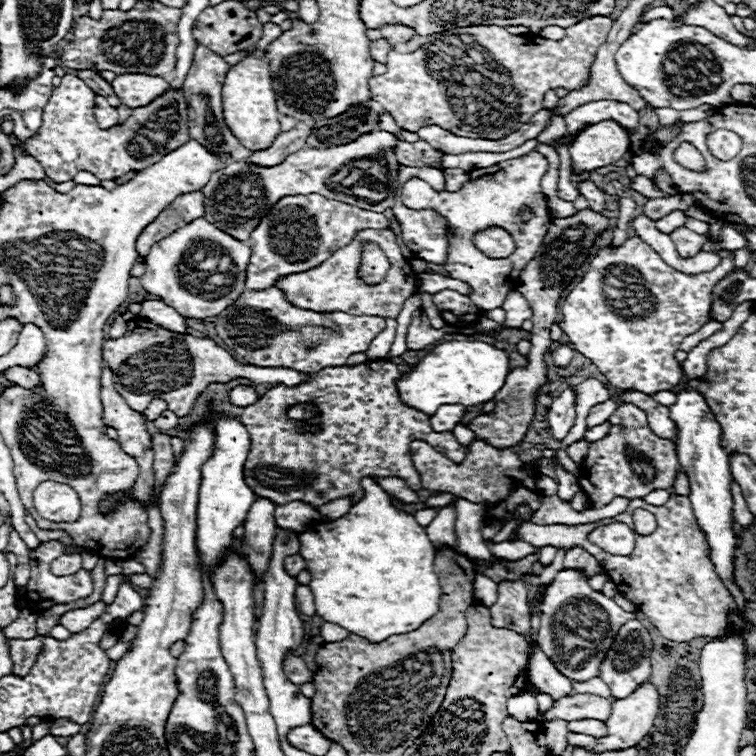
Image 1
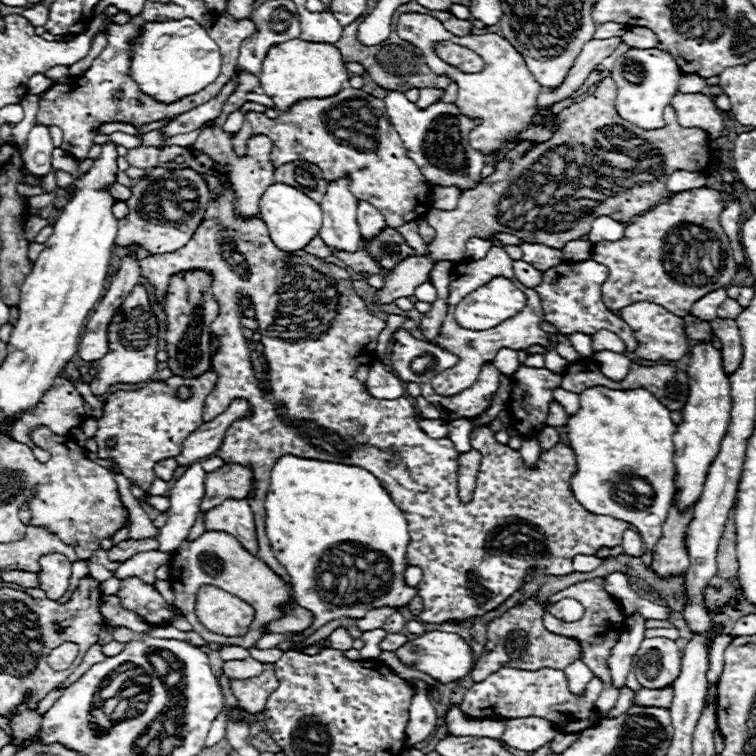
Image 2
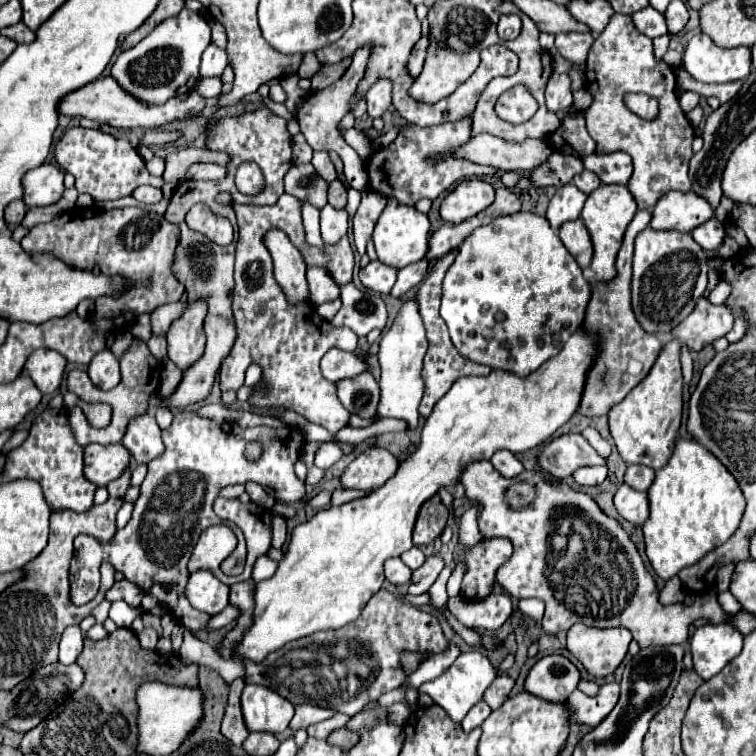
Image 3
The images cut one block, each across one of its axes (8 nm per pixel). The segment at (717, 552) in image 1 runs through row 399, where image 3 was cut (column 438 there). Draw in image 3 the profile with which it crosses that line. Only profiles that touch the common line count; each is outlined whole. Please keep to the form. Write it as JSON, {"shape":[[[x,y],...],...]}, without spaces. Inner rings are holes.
{"shape":[[[470,650],[466,654],[460,654],[456,658],[456,662],[442,676],[438,676],[436,680],[424,682],[418,688],[418,692],[430,694],[432,700],[436,704],[440,704],[454,722],[460,722],[468,714],[468,710],[482,700],[486,688],[496,680],[496,676],[498,676],[498,672],[496,672],[494,664],[486,656],[482,652],[478,652],[478,650]]]}

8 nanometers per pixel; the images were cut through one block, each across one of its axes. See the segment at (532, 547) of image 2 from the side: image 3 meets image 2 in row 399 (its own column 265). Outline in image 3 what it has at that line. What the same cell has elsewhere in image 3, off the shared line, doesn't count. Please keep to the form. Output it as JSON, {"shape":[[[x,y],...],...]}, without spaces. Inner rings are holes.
{"shape":[[[282,194],[274,206],[234,206],[238,216],[240,238],[236,246],[236,270],[234,270],[234,318],[238,338],[232,352],[220,366],[220,390],[230,390],[230,384],[242,382],[248,364],[258,362],[262,376],[270,384],[270,398],[252,398],[250,404],[258,408],[282,408],[294,410],[306,418],[306,408],[336,408],[346,410],[336,396],[336,386],[326,380],[320,372],[320,358],[332,347],[354,352],[358,337],[348,328],[334,328],[330,322],[318,316],[312,304],[288,304],[282,288],[272,276],[272,258],[264,244],[264,234],[270,230],[282,230],[288,234],[292,244],[302,252],[308,266],[324,268],[338,286],[352,282],[354,254],[344,236],[336,244],[324,244],[324,248],[312,246],[306,240],[302,224],[302,204]],[[316,334],[316,336],[314,336]],[[320,334],[320,335],[319,335]]]}

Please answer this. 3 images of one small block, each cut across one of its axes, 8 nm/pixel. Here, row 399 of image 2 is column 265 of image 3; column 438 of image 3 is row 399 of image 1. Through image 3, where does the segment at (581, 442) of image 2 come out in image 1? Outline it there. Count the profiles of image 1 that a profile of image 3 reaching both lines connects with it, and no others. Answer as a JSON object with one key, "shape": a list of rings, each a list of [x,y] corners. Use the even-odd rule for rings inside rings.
{"shape":[[[452,340],[434,346],[416,366],[410,368],[410,372],[402,372],[402,376],[396,380],[396,388],[406,406],[434,416],[442,404],[476,406],[492,400],[504,386],[508,372],[510,364],[506,352],[496,350],[486,342]]]}

